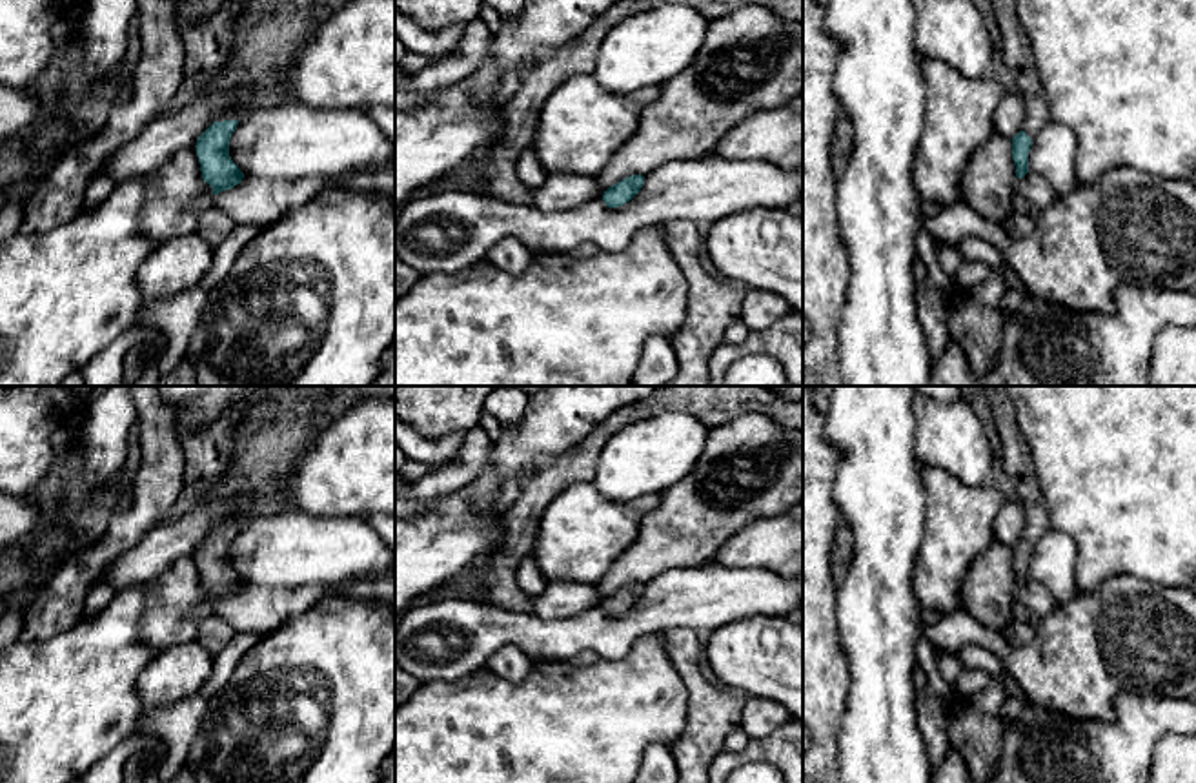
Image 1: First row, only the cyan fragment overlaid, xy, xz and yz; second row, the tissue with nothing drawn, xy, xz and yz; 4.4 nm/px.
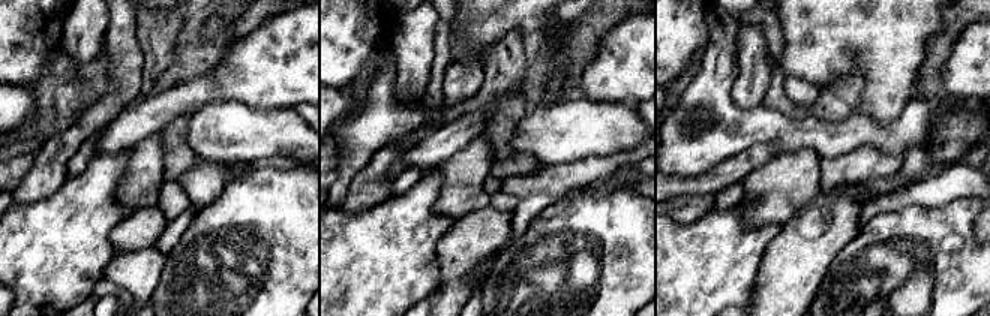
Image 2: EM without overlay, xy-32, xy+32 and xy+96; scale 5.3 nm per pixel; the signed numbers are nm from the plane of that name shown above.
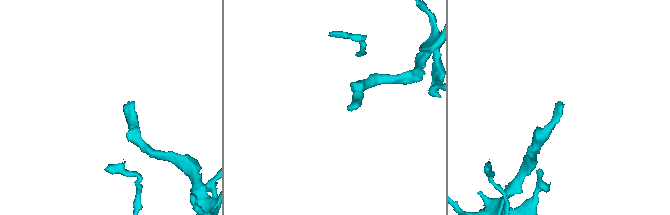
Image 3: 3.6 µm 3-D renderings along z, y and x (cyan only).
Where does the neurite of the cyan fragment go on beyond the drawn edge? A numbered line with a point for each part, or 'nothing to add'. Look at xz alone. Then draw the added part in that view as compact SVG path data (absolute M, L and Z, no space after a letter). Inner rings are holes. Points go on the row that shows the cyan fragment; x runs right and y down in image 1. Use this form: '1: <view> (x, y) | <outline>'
nothing to add

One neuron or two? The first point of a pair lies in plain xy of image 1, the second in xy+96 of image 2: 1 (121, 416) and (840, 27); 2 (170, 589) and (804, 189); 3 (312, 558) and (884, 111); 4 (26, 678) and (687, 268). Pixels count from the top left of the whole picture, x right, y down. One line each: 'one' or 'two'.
1: two
2: one
3: two
4: one

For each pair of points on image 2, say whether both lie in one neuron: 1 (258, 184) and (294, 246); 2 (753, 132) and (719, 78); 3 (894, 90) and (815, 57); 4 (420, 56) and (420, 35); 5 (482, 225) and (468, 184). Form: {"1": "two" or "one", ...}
{"1": "one", "2": "one", "3": "one", "4": "one", "5": "two"}

